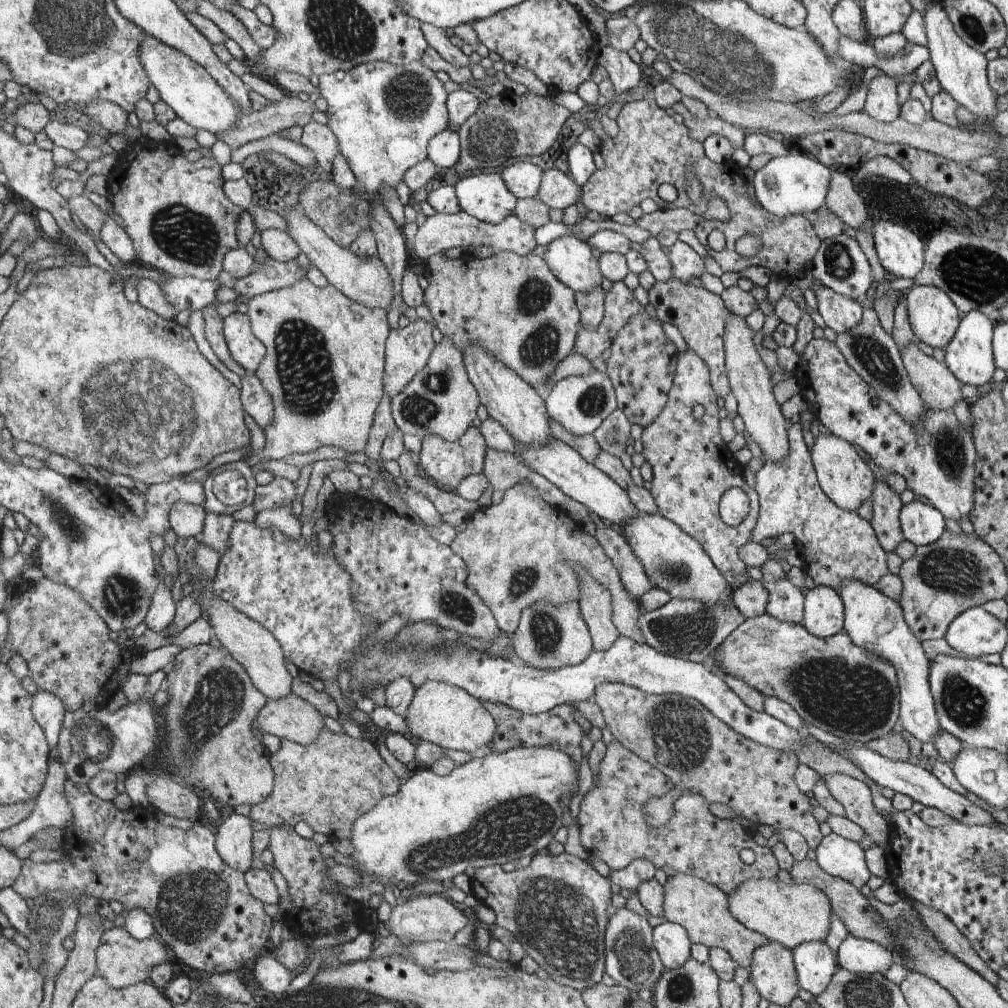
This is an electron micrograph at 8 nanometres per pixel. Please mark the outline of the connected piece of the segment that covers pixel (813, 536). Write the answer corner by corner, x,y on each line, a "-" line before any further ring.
800,422
789,428
790,452
781,461
767,459
757,471
753,484
761,495
761,519
754,530
755,543
782,538
782,534
795,534
802,542
804,572
816,585
824,585
839,592
841,582
856,579
875,585
890,573
886,553
877,539
869,521
860,518
857,511
844,510
824,494
811,459
811,452
804,443

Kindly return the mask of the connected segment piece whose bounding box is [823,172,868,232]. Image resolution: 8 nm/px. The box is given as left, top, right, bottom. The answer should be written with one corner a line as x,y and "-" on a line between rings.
833,172
823,208
837,215
844,223
854,228
857,232
859,228
862,228
868,216
862,197
854,191
852,180
842,172

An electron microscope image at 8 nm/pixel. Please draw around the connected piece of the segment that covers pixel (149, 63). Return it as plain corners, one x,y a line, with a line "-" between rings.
145,34
141,42
141,62
149,73
153,85
158,89
160,100
173,107
177,116
184,119
195,129
204,129
219,135
230,130
238,130
238,117
244,120
245,111
242,110
221,83
189,55
174,47
168,46
153,36

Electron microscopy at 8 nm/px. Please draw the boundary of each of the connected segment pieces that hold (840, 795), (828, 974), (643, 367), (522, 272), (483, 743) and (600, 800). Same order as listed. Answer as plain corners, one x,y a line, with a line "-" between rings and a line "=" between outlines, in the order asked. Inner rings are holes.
832,773
823,779
830,794
844,806
845,817
861,826
876,846
888,851
890,826
876,811
869,786
864,781
842,773
=
825,940
803,942
792,951
799,988
804,988
817,997
826,990
839,968
836,954
=
646,310
634,315
611,343
612,353
607,362
607,375
611,378
617,408
632,424
646,428
666,406
673,378
677,371
678,350
670,341
658,318
650,317
=
498,251
487,259
474,257
466,261
464,258
434,255
427,259
424,275
429,282
426,302
443,336
450,337
462,352
470,345
482,345
533,387
548,384
558,364
575,348
581,312
578,312
579,307
574,302
572,289
556,277
543,256
=
437,680
426,681
415,688
405,721
417,741
428,741
441,748
461,750
473,755
488,747
497,730
496,720
485,709
481,700
461,687
=
616,739
608,745
608,752
598,766
598,778
597,785
580,802
577,824
585,851
606,862
611,870
624,868
636,859
648,859
668,877
676,873
691,874
721,887
727,895
750,879
770,880
776,876
778,864
772,852
756,846
738,821
726,822
712,816
707,800
698,793
677,795
670,820
661,827
649,825
643,815
645,804
651,798
671,792
676,784
672,784
663,769
652,766
-
744,848
755,852
756,859
751,865
740,859

